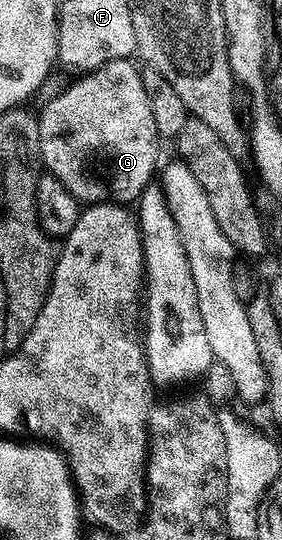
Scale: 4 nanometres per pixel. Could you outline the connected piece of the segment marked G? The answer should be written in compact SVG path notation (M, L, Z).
M120 58L103 64L98 70L82 73L78 82L66 85L60 94L48 99L39 113L40 161L45 161L44 169L60 180L67 192L77 197L78 203L133 204L138 201L146 186L154 181L158 169L159 135L155 128L155 116L151 116L147 88L143 88L141 70L131 63L129 58Z

